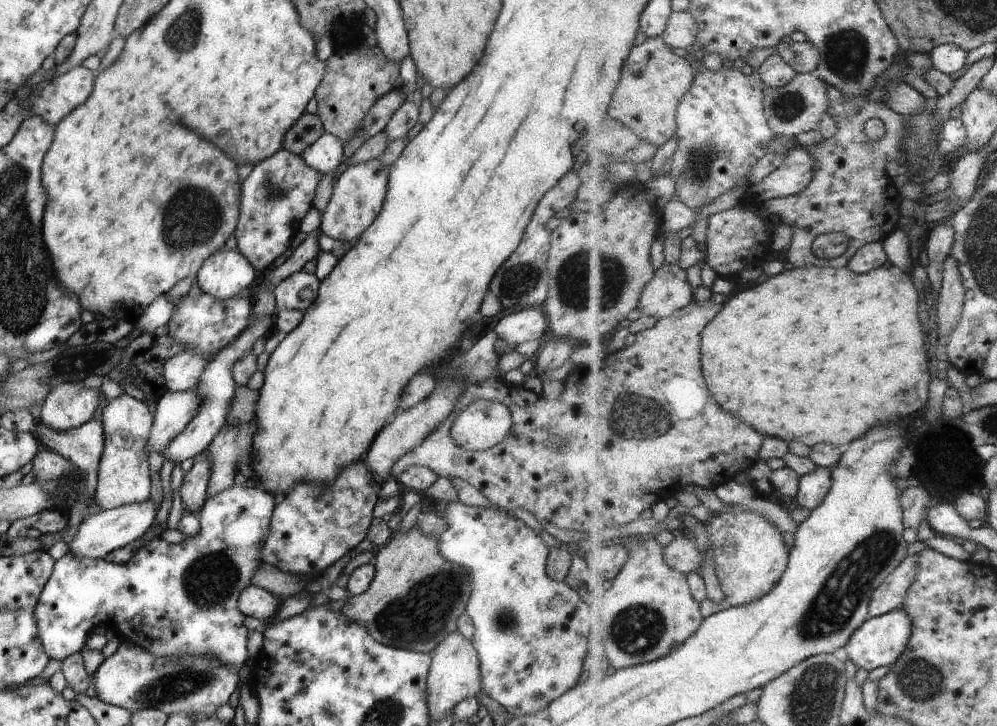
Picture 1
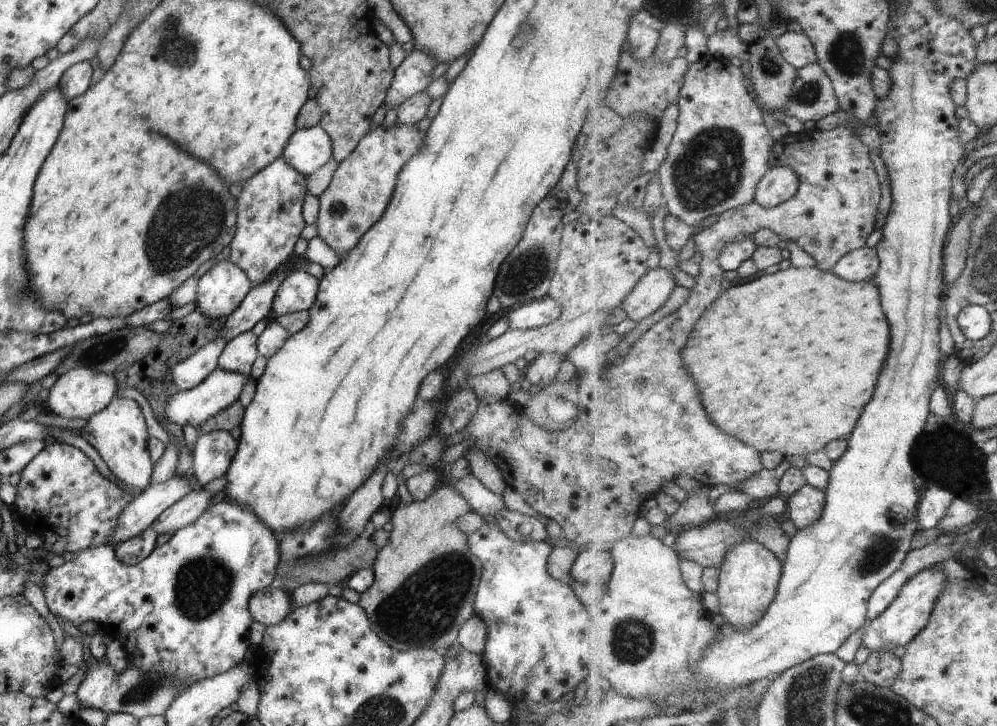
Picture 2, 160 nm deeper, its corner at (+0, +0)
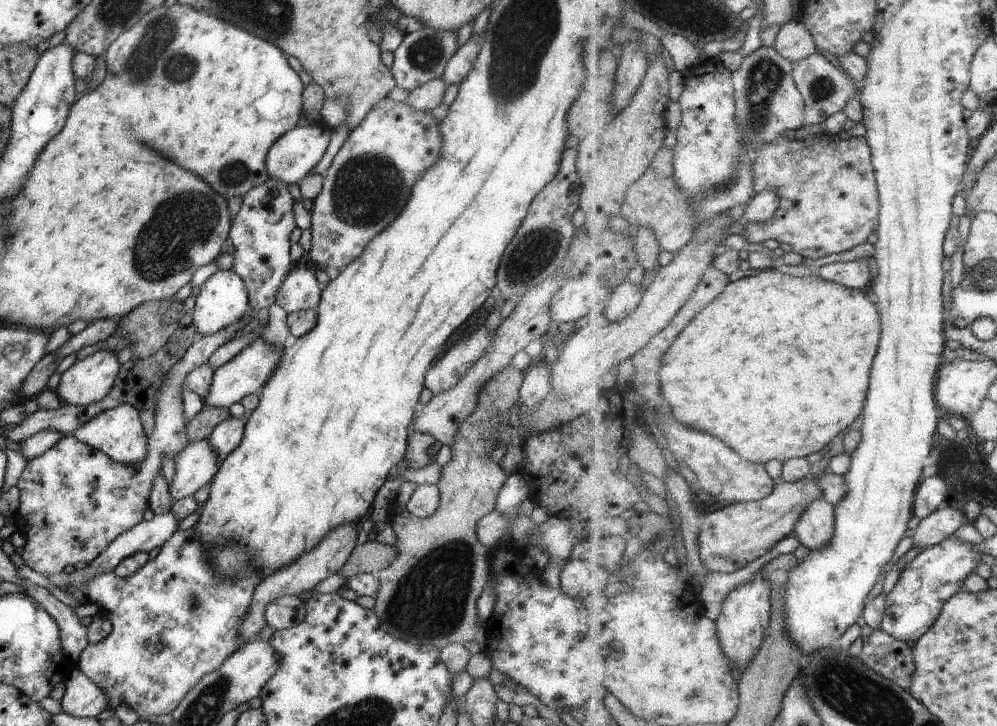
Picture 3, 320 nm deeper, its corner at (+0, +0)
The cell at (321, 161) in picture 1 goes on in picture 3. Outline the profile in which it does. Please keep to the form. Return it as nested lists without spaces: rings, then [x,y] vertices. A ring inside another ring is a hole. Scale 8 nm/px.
[[[295,125],[291,130],[279,135],[265,155],[265,168],[268,176],[284,182],[287,186],[301,180],[321,158],[331,131],[327,126]]]

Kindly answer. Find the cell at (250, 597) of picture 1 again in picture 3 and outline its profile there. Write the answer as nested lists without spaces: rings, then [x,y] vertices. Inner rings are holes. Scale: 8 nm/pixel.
[[[283,595],[274,598],[265,607],[264,617],[266,624],[275,631],[288,629],[302,619],[304,602],[295,595]]]

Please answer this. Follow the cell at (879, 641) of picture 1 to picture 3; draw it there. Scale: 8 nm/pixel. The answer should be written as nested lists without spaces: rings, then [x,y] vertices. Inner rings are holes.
[[[949,537],[943,543],[921,551],[900,572],[894,589],[887,595],[889,604],[881,629],[905,642],[916,642],[933,628],[945,604],[964,590],[963,584],[981,562],[981,551],[973,543]]]

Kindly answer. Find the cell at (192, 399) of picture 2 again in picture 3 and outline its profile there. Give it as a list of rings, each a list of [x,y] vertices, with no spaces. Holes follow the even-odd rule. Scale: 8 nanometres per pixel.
[[[255,338],[252,343],[240,350],[239,354],[212,372],[209,390],[201,397],[201,402],[210,407],[227,408],[231,403],[241,400],[245,395],[259,393],[271,376],[272,370],[278,365],[281,353],[281,347],[268,347],[263,339]]]

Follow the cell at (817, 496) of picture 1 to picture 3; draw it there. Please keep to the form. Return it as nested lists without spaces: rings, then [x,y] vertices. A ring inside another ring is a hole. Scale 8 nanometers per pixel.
[[[825,498],[811,503],[796,524],[794,535],[811,551],[825,551],[836,533],[836,508]]]

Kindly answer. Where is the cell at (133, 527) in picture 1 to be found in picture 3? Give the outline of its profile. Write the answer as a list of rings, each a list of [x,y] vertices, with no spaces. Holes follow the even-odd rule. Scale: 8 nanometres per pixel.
[[[205,437],[189,441],[175,457],[175,472],[168,489],[172,504],[192,495],[204,484],[209,484],[218,469],[218,456]]]

